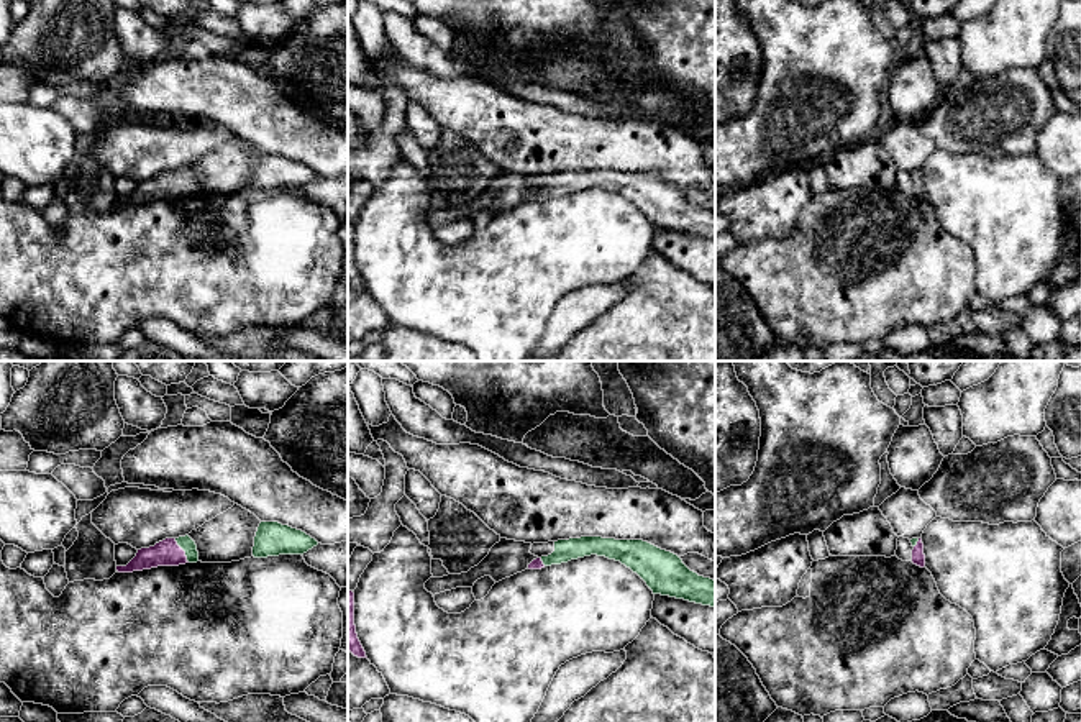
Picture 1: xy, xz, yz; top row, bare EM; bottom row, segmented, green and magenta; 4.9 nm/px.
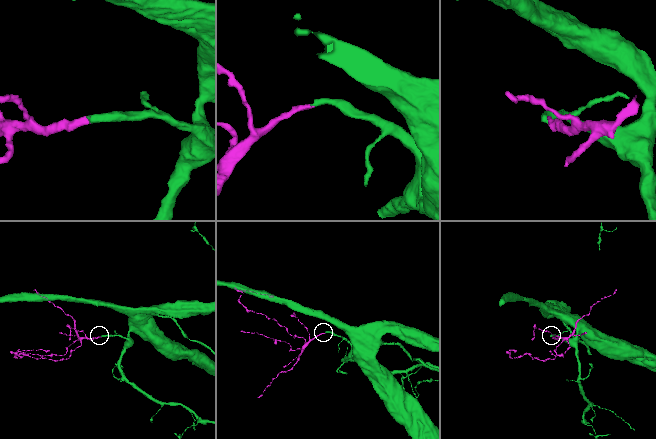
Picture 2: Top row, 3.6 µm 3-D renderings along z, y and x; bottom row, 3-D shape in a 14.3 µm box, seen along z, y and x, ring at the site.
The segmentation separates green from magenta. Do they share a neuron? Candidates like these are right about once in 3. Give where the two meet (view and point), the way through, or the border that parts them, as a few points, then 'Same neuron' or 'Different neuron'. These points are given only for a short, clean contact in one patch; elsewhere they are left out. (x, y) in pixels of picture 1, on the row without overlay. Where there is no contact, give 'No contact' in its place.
Touches green at xy (182, 181). Path across: xy (186, 176), (182, 181), (164, 186). Same neuron

